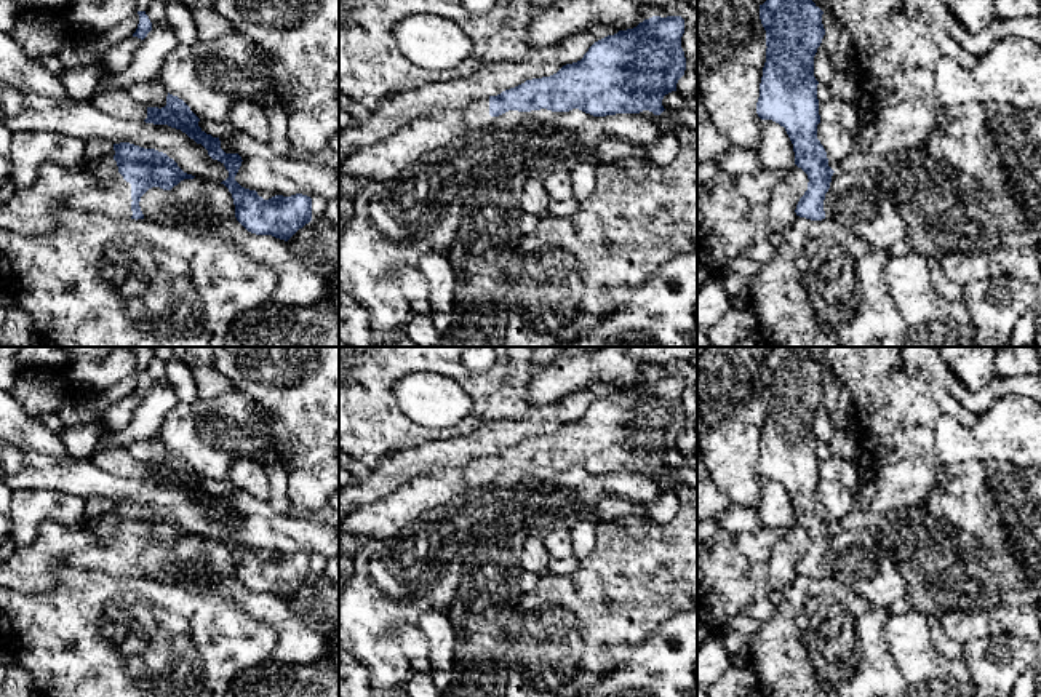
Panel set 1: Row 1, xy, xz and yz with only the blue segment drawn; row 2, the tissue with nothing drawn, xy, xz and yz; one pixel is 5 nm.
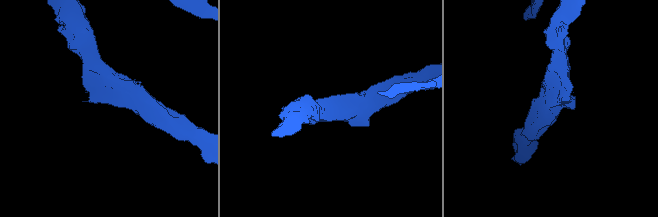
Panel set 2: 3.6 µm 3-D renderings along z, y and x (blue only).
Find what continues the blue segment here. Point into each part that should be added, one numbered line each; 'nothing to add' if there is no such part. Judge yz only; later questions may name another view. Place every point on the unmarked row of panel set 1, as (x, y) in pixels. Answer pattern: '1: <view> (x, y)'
nothing to add

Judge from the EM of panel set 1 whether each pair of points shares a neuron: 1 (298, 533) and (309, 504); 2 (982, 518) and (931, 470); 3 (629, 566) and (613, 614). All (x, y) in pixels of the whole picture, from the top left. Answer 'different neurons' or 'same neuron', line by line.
1: different neurons
2: different neurons
3: same neuron

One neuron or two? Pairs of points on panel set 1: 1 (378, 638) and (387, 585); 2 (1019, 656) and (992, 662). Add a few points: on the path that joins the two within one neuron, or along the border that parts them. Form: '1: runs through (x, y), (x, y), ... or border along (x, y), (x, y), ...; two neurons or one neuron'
1: runs through (378, 625), (379, 598); one neuron
2: runs through (1013, 656), (1005, 656), (998, 661); one neuron

